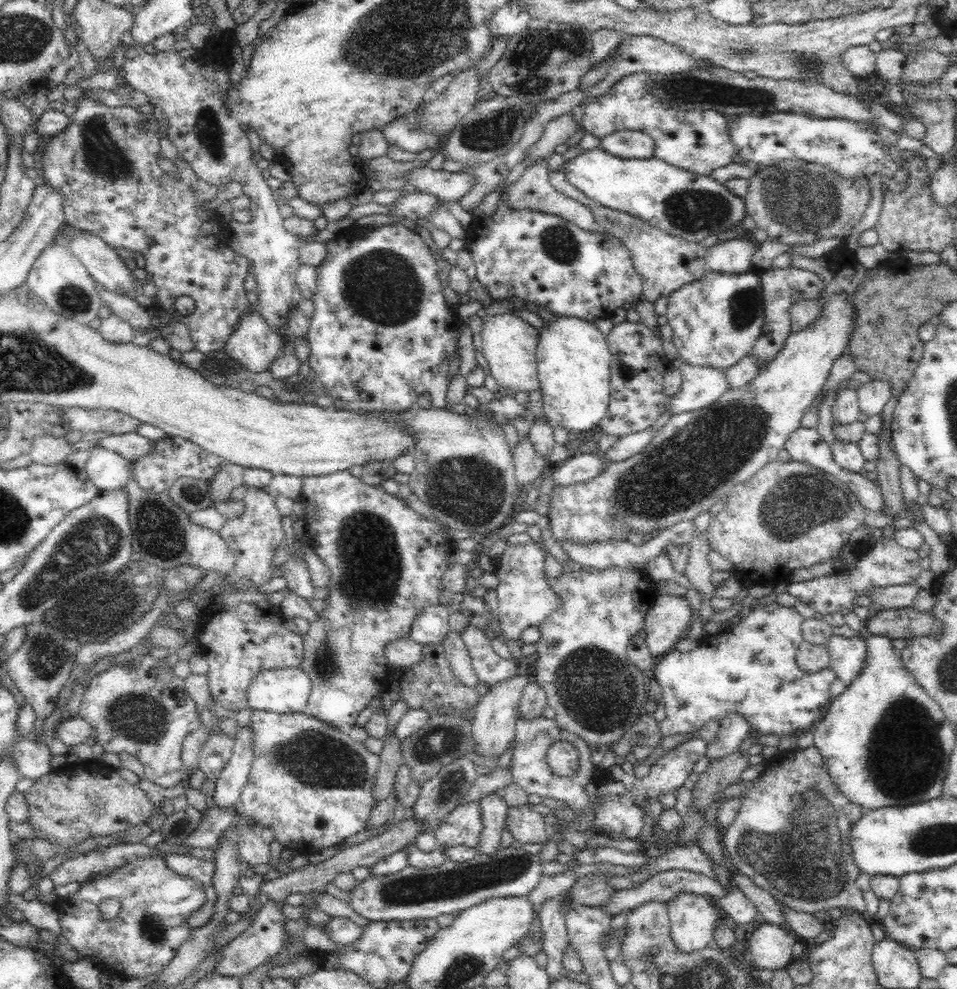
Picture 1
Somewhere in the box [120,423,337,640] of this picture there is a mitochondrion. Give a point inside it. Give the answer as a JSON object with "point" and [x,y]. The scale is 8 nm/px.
{"point":[159,531]}

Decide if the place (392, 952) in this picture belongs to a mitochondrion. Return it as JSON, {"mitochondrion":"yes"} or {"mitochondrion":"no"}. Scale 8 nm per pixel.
{"mitochondrion":"no"}

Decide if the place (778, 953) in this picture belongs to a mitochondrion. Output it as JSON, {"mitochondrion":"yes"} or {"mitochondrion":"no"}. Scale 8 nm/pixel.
{"mitochondrion":"no"}

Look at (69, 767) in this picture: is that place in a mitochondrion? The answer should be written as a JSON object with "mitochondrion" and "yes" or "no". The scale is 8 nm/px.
{"mitochondrion":"no"}

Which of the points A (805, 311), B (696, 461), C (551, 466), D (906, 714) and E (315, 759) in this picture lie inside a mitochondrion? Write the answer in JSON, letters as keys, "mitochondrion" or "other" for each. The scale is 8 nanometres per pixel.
{"A":"mitochondrion","B":"mitochondrion","C":"other","D":"mitochondrion","E":"mitochondrion"}

